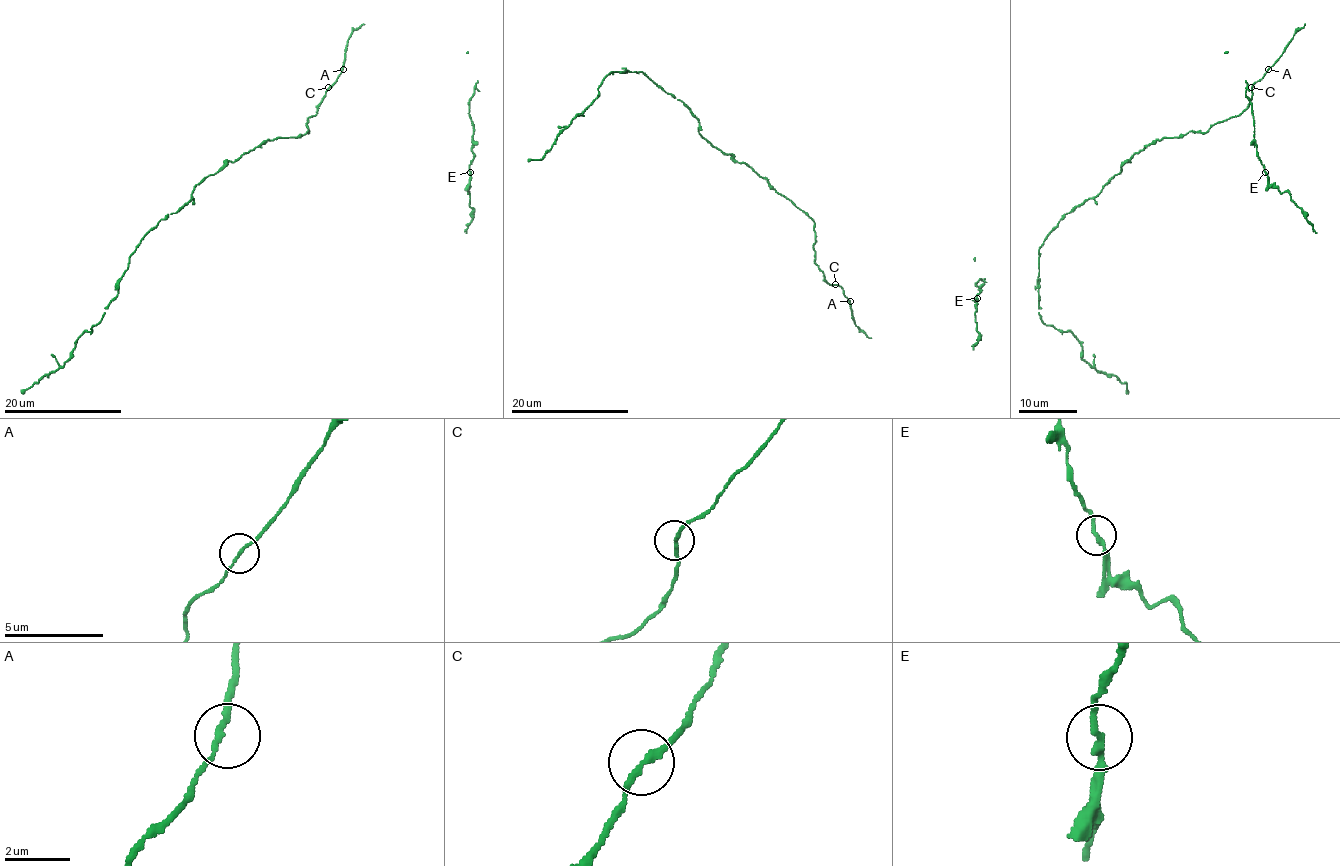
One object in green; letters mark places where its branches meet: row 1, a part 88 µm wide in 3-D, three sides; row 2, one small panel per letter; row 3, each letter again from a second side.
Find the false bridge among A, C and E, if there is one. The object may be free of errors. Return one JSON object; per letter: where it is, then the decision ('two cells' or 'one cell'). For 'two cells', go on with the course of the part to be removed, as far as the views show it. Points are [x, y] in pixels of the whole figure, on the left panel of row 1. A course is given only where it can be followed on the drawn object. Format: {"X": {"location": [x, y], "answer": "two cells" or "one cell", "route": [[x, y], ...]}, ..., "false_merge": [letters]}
{"A": {"location": [343, 69], "answer": "one cell"}, "C": {"location": [328, 87], "answer": "one cell"}, "E": {"location": [470, 172], "answer": "one cell"}, "false_merge": []}

